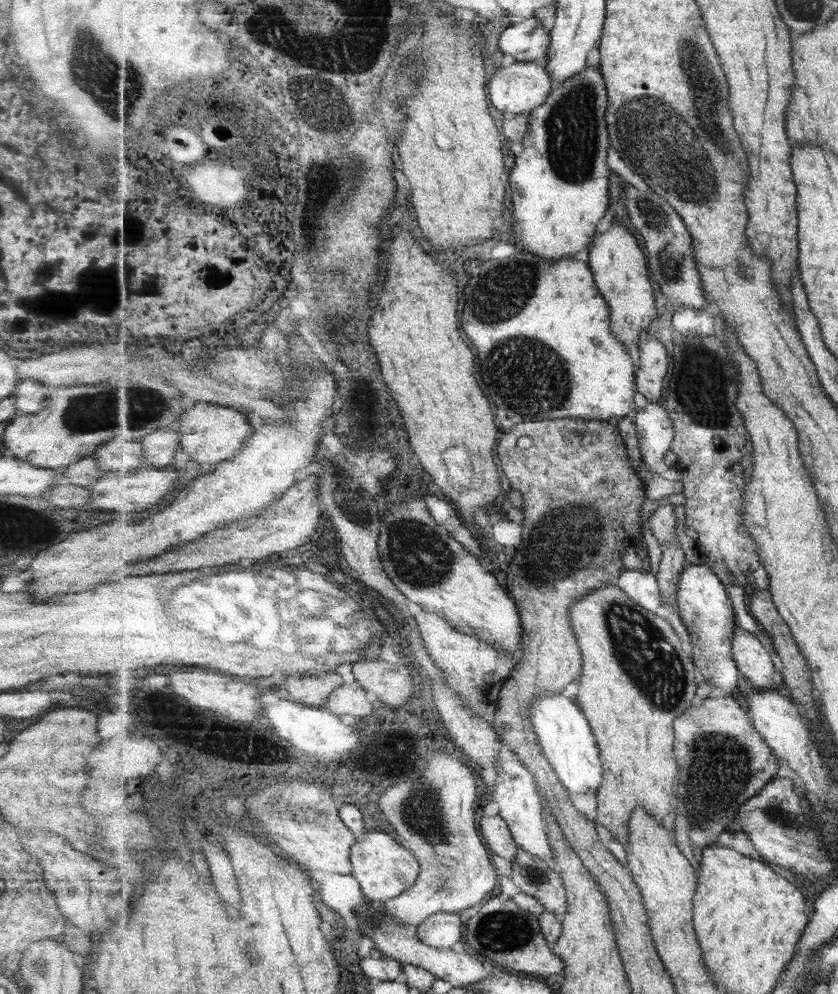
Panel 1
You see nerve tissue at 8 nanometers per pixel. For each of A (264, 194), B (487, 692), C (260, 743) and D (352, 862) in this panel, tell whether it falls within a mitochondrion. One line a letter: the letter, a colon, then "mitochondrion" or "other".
A: other
B: other
C: other
D: other

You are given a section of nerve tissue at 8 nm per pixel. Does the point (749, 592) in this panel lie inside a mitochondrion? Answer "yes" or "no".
no

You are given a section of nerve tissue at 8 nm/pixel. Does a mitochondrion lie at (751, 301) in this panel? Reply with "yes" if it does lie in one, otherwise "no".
no

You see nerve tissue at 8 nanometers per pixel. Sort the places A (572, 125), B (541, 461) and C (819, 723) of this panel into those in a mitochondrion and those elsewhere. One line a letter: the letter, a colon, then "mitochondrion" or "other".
A: mitochondrion
B: other
C: other

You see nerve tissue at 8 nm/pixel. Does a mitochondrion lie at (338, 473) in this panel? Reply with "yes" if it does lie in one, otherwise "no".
no

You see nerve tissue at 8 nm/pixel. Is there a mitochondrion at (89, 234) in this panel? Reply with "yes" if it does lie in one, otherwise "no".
no

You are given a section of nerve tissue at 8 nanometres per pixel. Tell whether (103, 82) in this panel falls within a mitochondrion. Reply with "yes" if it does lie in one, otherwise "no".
yes

